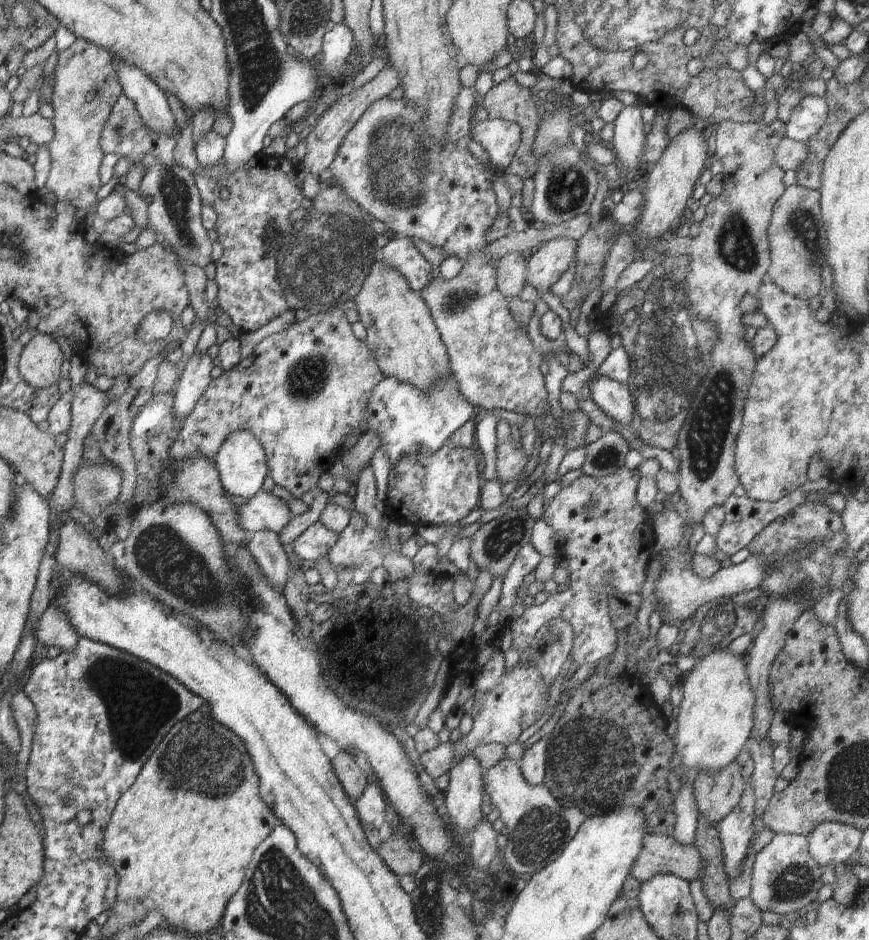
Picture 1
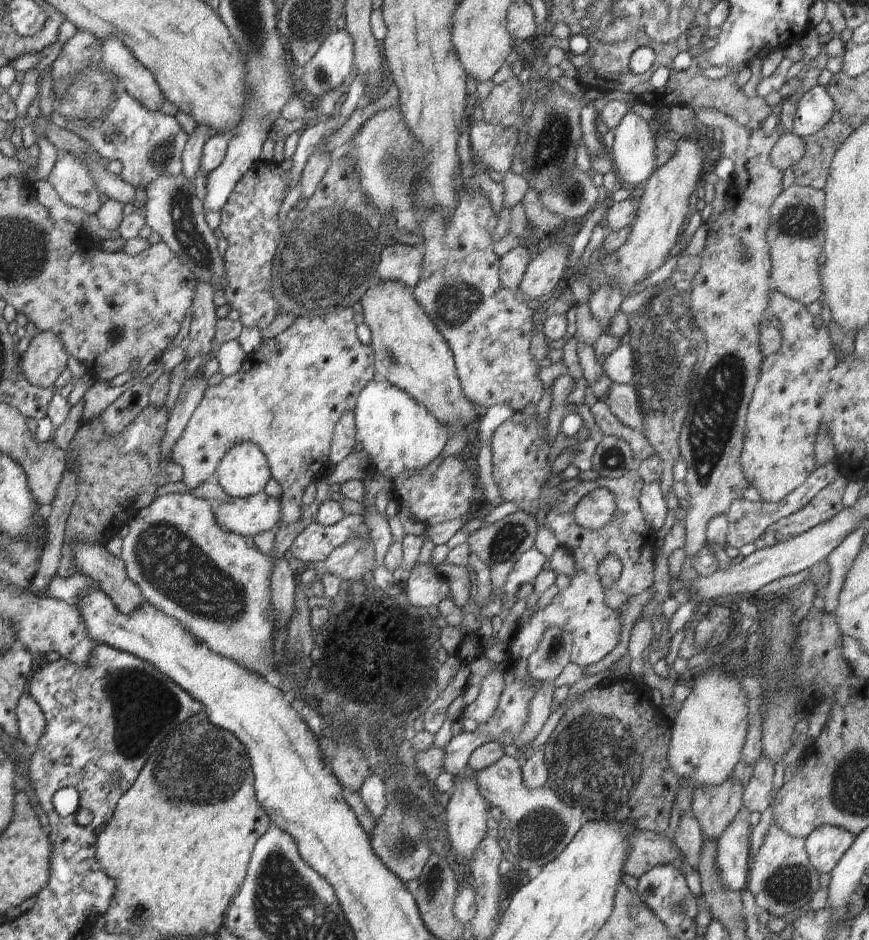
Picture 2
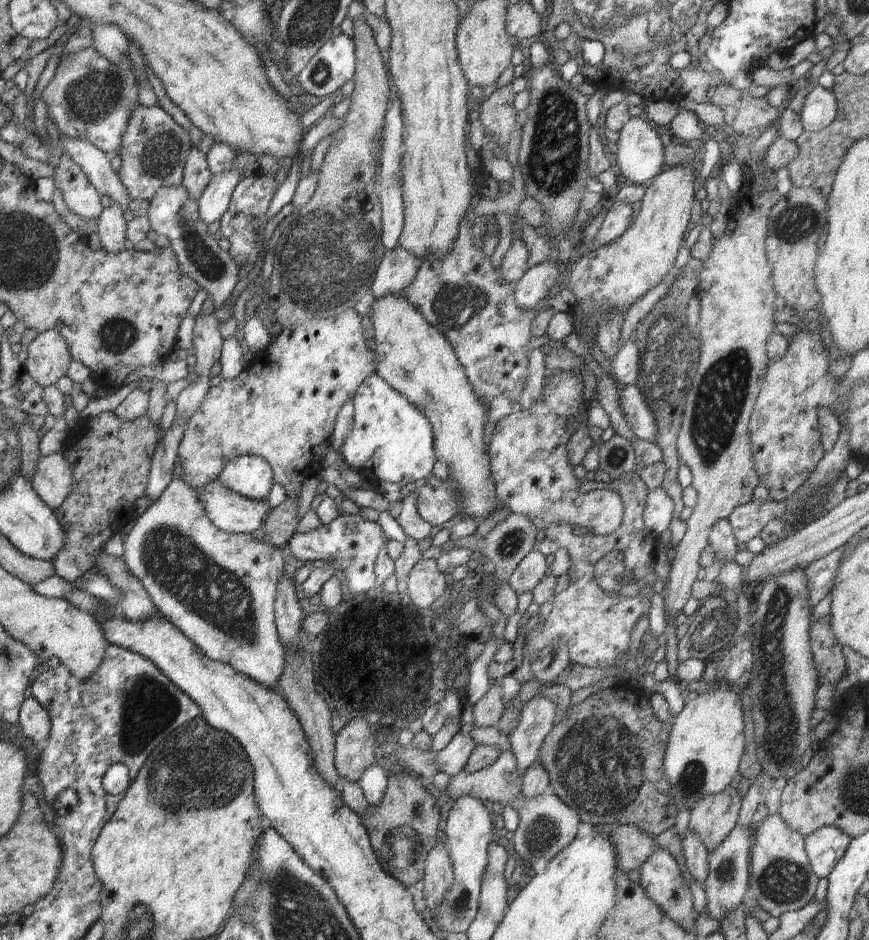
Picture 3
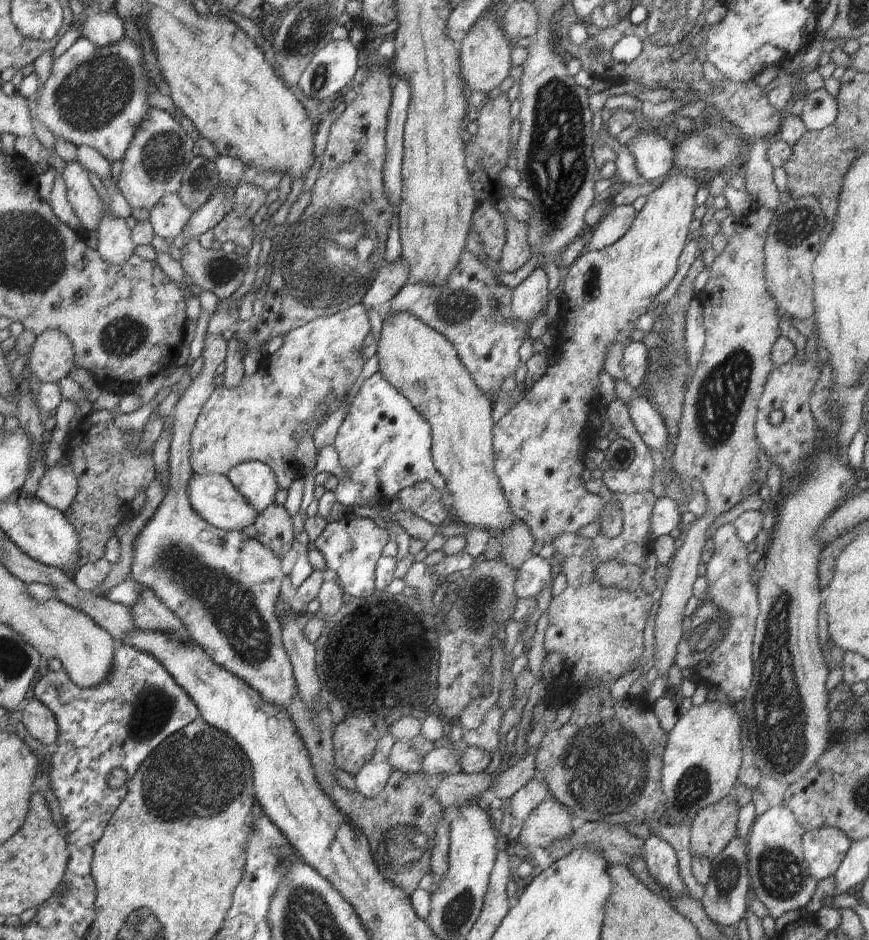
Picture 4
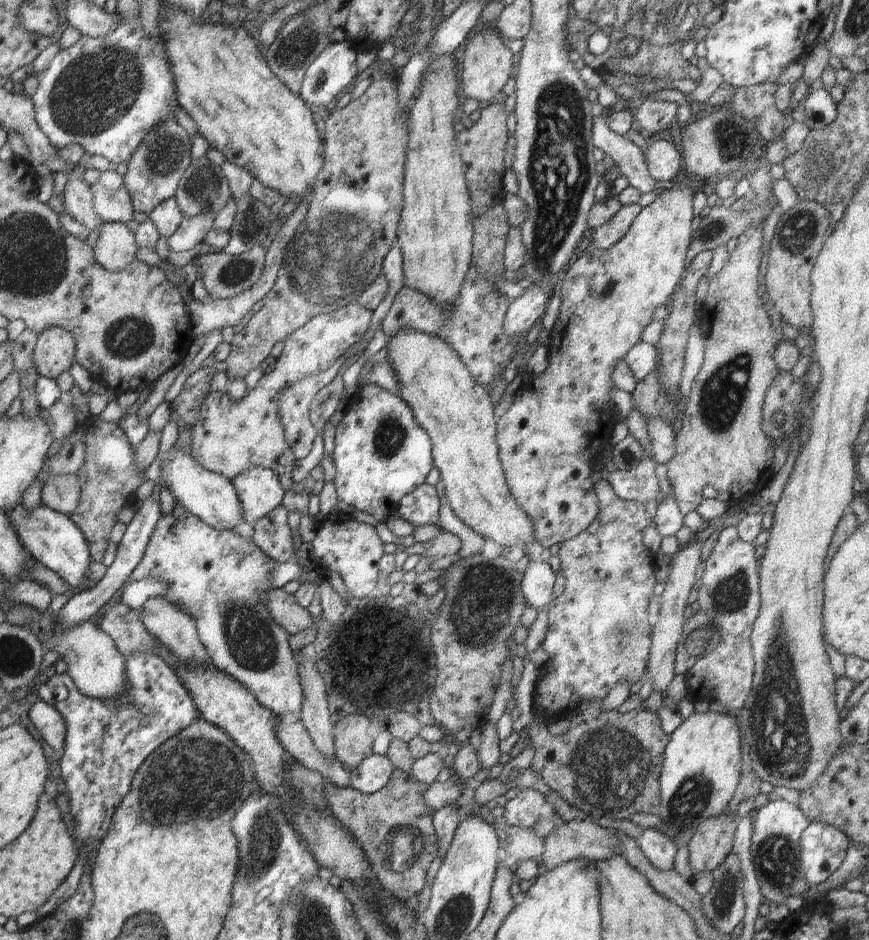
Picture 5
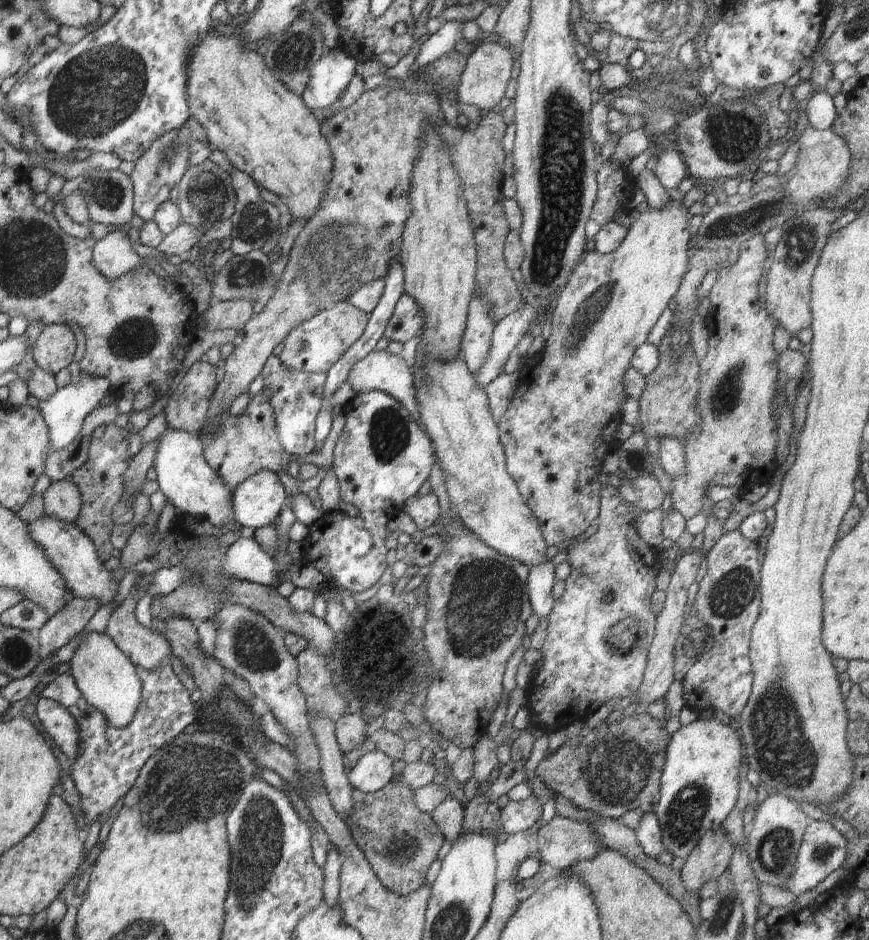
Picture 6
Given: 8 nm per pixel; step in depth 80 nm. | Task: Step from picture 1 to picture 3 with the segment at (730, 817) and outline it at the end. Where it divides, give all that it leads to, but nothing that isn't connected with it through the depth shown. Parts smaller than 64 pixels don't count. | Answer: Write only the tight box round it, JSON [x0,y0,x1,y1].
[702,823,752,921]

